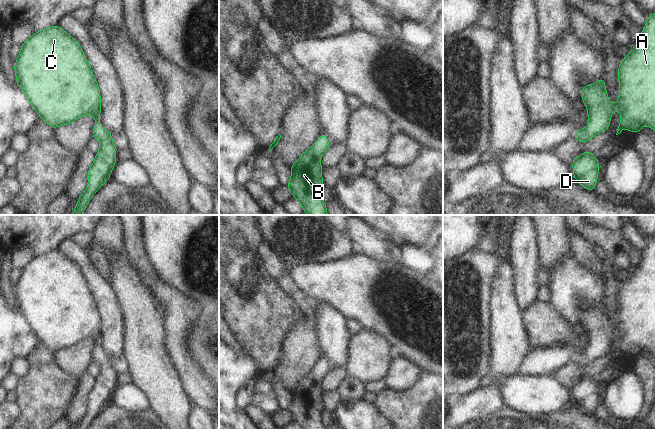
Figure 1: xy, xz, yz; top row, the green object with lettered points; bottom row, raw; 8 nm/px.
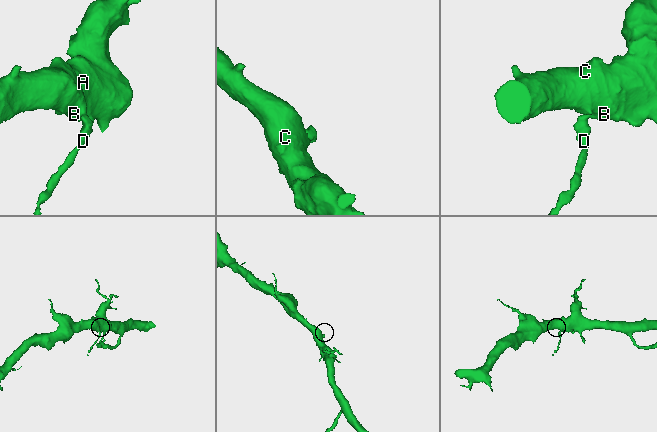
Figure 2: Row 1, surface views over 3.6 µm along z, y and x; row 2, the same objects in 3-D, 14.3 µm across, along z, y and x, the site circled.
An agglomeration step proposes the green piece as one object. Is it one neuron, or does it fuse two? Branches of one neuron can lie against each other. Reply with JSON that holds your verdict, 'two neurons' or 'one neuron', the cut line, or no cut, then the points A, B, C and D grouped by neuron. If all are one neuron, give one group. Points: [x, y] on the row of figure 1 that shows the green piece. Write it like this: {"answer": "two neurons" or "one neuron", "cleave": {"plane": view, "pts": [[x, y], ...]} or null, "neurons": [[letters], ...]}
{"answer": "one neuron", "cleave": null, "neurons": [["A", "B", "C", "D"]]}

